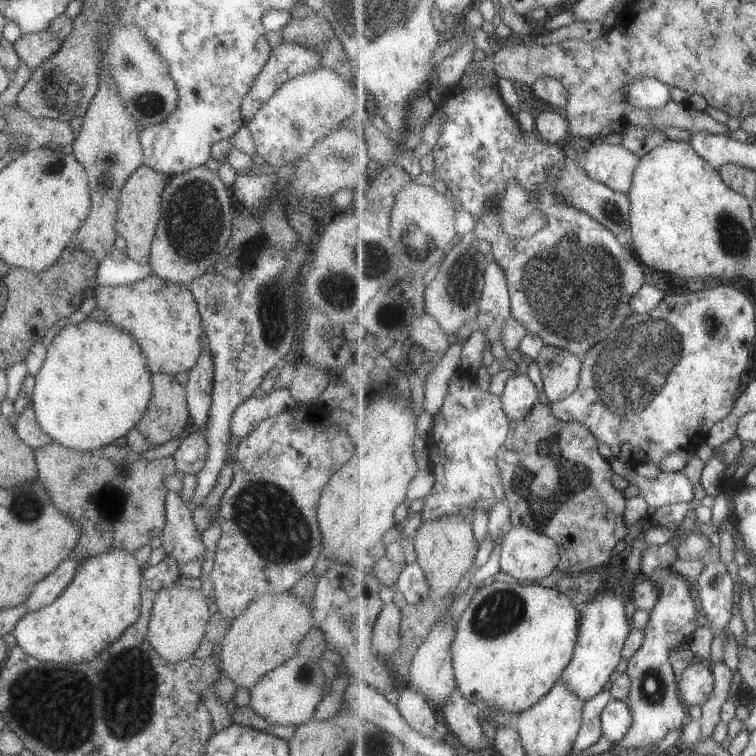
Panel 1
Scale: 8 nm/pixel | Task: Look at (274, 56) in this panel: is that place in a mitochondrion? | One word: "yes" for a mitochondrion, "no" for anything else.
no

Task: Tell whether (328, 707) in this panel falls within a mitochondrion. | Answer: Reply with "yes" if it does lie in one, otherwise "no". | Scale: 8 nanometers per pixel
no

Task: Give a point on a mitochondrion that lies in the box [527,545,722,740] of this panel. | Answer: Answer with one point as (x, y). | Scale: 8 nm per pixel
(653, 684)

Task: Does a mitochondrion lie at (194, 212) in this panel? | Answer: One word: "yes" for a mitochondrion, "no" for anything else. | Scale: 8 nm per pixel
yes

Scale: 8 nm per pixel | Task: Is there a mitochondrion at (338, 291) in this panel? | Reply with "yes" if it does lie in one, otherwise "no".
yes

